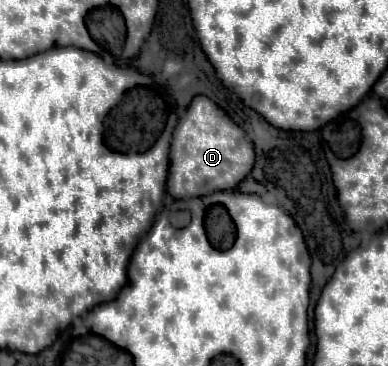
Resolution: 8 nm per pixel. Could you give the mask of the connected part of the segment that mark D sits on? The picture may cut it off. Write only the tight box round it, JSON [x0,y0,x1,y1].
[167,95,255,199]

